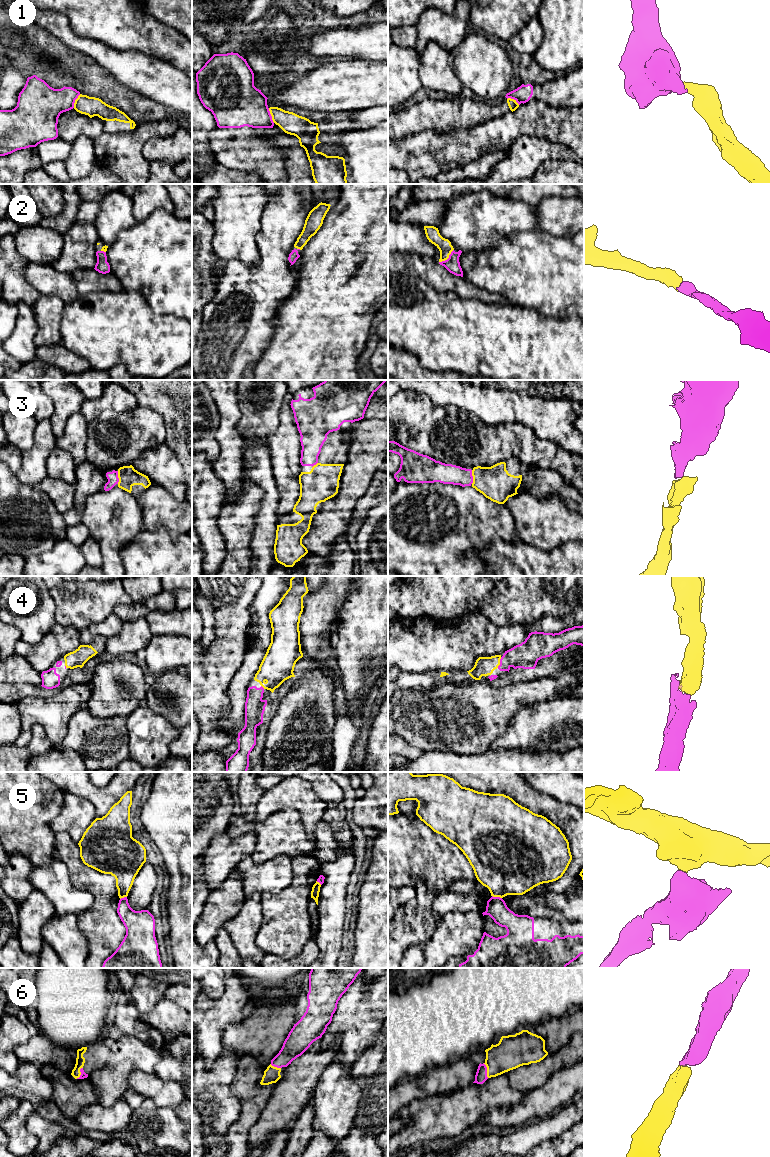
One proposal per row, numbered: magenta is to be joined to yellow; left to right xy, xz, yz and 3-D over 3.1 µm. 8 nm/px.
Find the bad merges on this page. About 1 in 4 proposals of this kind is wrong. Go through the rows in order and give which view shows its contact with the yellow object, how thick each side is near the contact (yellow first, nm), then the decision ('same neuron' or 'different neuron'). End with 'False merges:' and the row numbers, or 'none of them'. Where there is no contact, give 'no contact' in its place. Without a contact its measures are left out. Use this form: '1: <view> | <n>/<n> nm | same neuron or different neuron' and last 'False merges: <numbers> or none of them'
1: xz | 170/360 nm | different neuron
2: yz | 110/120 nm | same neuron
3: yz | 280/160 nm | same neuron
4: yz | 160/200 nm | same neuron
5: yz | 460/170 nm | different neuron
6: yz | 260/100 nm | same neuron
False merges: 1, 5

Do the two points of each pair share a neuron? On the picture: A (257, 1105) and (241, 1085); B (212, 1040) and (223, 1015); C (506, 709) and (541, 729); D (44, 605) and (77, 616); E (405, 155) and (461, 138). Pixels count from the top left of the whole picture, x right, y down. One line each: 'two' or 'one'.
A: one
B: one
C: two
D: two
E: one

